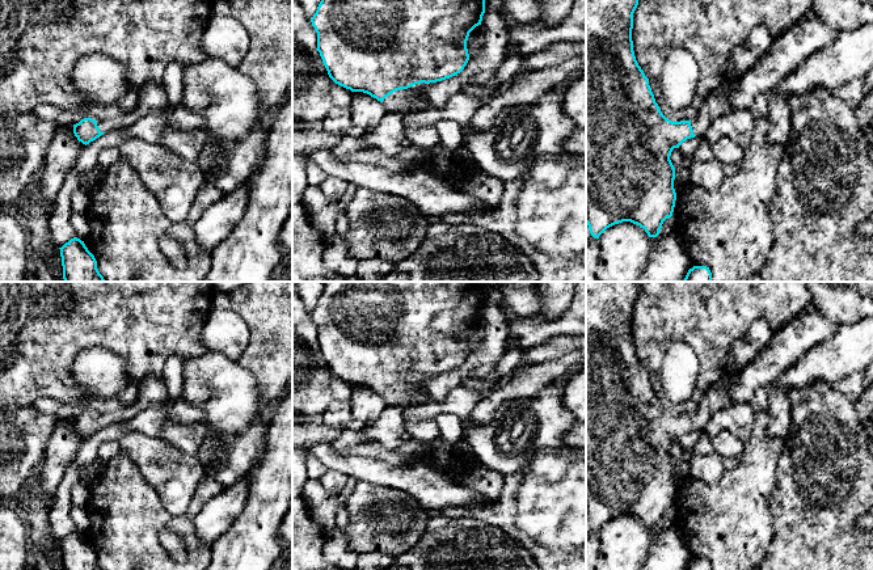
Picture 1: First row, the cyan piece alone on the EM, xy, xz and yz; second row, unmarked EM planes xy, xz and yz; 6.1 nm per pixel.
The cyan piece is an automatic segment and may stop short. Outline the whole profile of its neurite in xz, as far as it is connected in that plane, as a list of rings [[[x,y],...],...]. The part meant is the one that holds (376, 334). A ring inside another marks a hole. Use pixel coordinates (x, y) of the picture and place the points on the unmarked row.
[[[324,282],[316,307],[311,311],[317,326],[317,345],[329,371],[351,385],[363,385],[380,394],[387,405],[417,398],[425,404],[430,394],[422,380],[460,367],[469,354],[469,326],[481,318],[485,307],[482,282]]]

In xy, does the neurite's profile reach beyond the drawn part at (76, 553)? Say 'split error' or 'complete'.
complete

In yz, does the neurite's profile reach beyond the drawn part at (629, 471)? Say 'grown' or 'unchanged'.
grown

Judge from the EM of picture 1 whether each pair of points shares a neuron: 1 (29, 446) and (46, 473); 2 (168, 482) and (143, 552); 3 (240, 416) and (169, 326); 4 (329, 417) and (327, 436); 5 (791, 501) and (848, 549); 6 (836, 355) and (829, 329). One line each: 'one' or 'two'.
1: two
2: two
3: two
4: two
5: one
6: two

